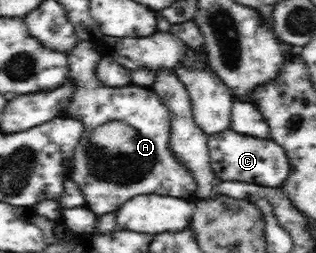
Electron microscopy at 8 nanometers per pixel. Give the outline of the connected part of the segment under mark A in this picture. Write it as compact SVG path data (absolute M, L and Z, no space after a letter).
M80 39L67 55L68 73L77 89L74 90L72 99L64 105L66 114L70 118L82 121L85 131L82 133L78 145L74 148L73 157L70 159L68 169L70 180L78 181L78 187L82 187L82 198L85 207L90 208L98 219L95 221L98 234L112 233L119 229L116 210L130 198L157 194L162 196L178 197L194 202L197 198L196 180L192 174L174 158L170 152L170 114L166 104L151 87L131 85L120 88L106 88L98 81L95 69L102 55L98 48L92 45L89 39Z

